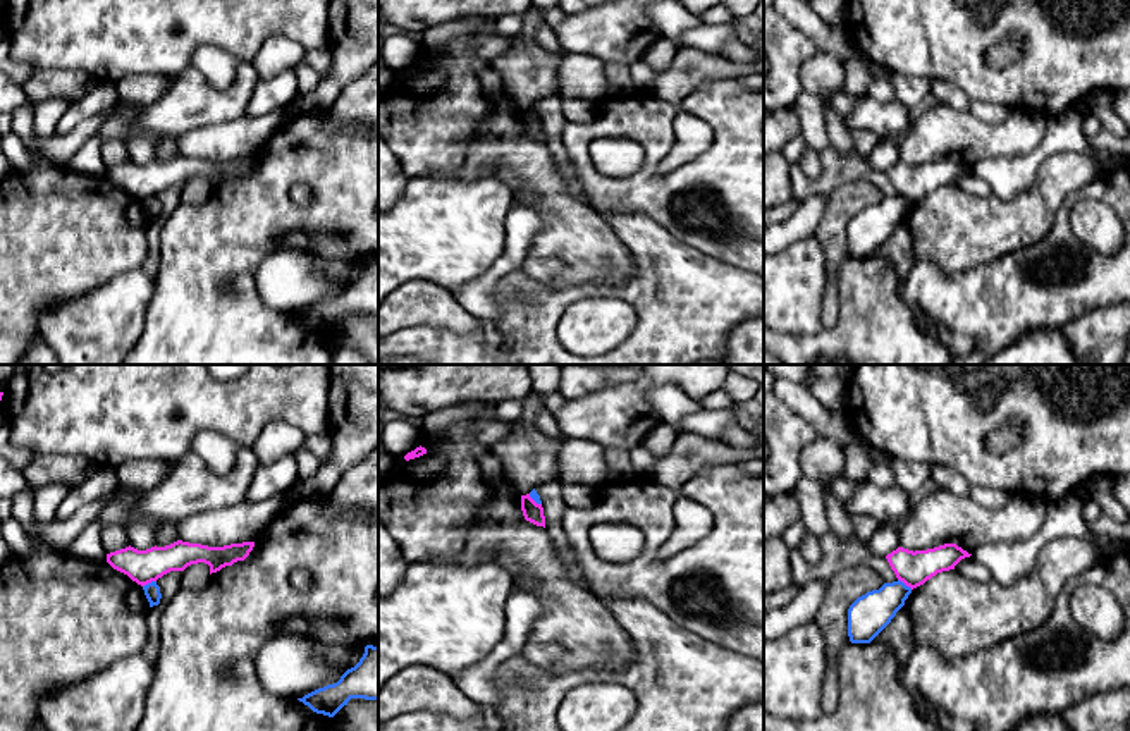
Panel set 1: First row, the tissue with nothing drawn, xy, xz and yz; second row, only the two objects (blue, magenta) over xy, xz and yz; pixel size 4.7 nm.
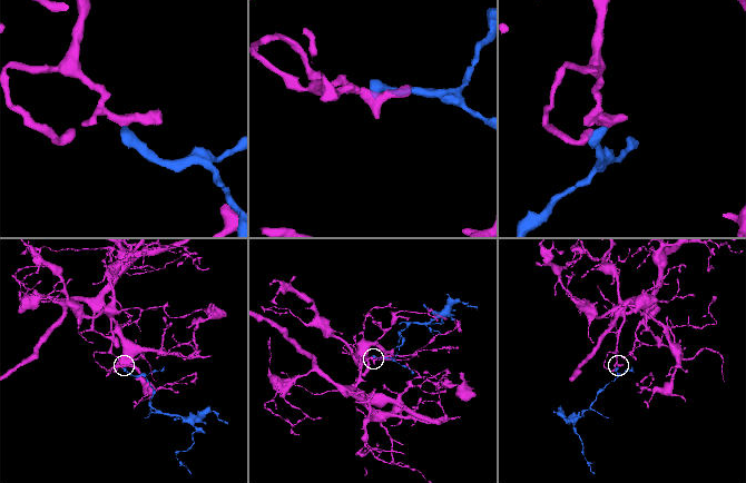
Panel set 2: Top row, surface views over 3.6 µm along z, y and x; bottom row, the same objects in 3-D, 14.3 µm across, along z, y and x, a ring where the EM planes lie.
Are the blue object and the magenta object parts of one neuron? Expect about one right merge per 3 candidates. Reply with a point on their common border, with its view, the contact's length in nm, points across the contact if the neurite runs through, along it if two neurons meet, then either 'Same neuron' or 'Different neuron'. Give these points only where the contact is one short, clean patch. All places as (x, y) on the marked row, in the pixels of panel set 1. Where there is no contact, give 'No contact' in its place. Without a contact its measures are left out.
Touches blue at yz (903, 583). Shared border 90 nm. Boundary: yz (898, 578), (912, 589). Different neuron

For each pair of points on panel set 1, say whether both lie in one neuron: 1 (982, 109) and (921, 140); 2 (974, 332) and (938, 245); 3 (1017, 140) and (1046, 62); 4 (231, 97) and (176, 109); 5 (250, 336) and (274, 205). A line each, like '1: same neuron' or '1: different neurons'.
1: different neurons
2: different neurons
3: different neurons
4: same neuron
5: same neuron

